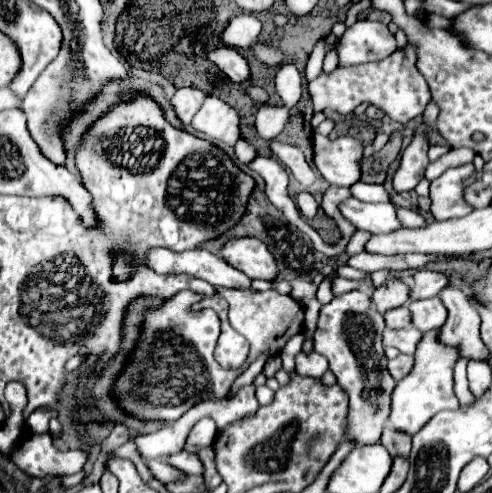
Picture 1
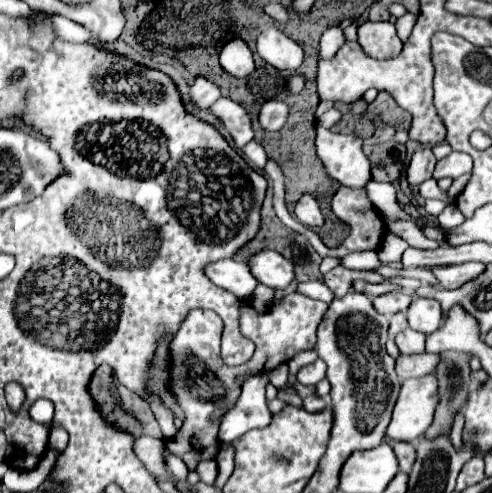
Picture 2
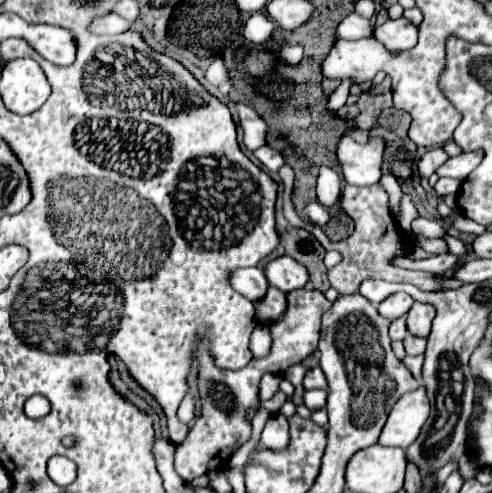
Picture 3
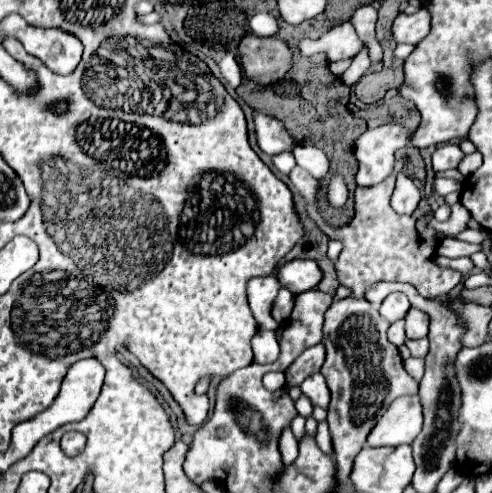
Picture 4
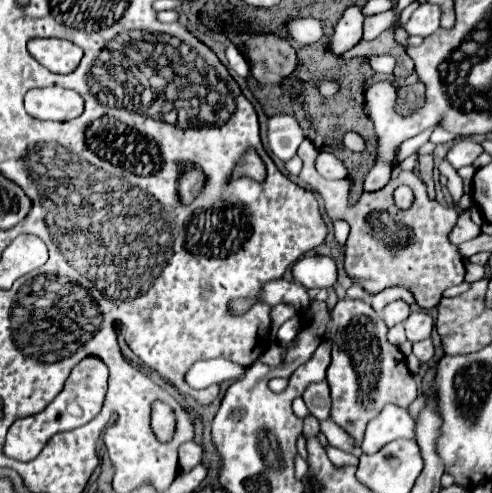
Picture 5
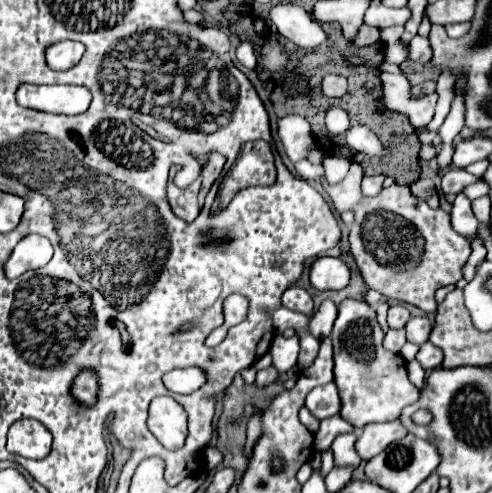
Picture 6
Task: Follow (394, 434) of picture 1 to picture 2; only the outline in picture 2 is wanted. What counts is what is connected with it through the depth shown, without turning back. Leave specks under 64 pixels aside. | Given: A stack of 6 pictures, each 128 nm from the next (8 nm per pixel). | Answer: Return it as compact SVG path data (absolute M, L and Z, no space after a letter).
M386 438L386 442L392 446L392 450L394 450L396 458L398 458L400 470L402 470L402 472L410 472L410 468L412 468L412 460L416 458L414 444L412 444L412 442L400 442L400 440L392 440L392 438Z

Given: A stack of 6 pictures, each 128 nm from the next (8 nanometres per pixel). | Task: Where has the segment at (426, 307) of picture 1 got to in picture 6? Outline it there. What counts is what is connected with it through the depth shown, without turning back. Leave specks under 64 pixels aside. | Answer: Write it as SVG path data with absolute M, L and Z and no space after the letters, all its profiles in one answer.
M416 316L416 318L408 320L408 324L404 326L404 330L406 330L408 342L420 346L420 344L424 344L428 340L432 324L430 324L430 320L426 316Z

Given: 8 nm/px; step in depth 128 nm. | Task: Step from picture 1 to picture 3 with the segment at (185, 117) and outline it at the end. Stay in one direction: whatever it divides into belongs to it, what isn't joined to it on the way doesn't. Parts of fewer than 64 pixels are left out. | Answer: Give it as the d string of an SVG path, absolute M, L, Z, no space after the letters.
M216 58L216 60L208 66L208 70L206 70L206 80L208 80L212 86L216 86L224 96L228 94L228 90L230 90L230 78L228 78L228 72L226 72L224 62L222 62L220 58Z

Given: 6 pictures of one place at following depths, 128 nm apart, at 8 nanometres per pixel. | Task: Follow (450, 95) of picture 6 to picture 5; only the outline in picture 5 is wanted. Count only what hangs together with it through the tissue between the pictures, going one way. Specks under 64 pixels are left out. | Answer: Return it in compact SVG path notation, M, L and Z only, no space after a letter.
M428 128L428 130L424 130L422 134L418 134L418 136L410 138L410 140L406 140L406 142L400 146L400 152L398 152L400 162L402 162L402 160L406 160L410 154L414 154L422 144L426 144L426 142L428 142L428 138L430 138L430 134L432 134L432 128Z

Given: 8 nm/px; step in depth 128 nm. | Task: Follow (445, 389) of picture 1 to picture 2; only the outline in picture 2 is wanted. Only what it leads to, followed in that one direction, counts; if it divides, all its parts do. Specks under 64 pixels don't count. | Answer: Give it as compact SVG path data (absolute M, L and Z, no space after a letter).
M430 372L422 378L402 380L386 436L404 442L416 440L416 436L426 432L428 424L432 424L438 402L440 398L436 372Z

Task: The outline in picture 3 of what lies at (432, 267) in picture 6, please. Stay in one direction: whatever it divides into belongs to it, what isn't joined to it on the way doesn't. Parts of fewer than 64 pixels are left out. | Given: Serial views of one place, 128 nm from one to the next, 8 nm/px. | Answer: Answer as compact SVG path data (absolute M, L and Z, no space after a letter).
M282 166L278 170L278 176L282 178L282 184L284 184L284 218L294 228L304 228L304 230L312 232L326 251L336 250L342 254L342 262L328 272L330 286L336 288L340 294L354 294L354 292L358 292L360 282L366 280L366 278L378 278L378 280L386 280L386 282L410 282L410 284L418 286L420 290L438 290L440 288L440 284L432 278L430 272L410 272L410 270L402 270L402 268L390 266L394 256L400 256L400 254L404 254L410 248L410 242L406 242L406 240L402 240L398 236L398 226L396 226L396 222L394 222L394 218L392 218L392 214L388 210L388 196L386 196L386 192L384 192L384 188L380 184L372 184L372 186L365 187L348 184L344 186L339 204L343 211L351 217L356 228L354 228L352 236L348 236L346 240L330 242L326 238L326 234L318 226L302 220L294 212L294 206L292 206L292 200L290 200L292 180L294 180L292 168L290 166Z

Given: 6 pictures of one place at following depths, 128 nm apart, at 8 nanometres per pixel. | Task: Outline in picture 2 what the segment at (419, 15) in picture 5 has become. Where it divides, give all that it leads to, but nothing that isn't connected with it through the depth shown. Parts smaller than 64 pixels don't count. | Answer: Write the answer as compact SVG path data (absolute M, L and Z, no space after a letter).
M366 20L358 26L358 44L368 56L376 60L398 56L402 48L402 42L396 36L394 24L372 22L372 20Z

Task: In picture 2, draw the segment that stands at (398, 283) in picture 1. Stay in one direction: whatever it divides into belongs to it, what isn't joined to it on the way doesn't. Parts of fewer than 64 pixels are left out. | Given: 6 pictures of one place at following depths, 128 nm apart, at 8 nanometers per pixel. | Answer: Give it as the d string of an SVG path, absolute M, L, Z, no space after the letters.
M394 290L394 292L388 292L388 294L382 294L382 296L376 296L374 298L374 308L384 314L384 316L390 316L390 314L396 314L396 312L402 312L408 308L408 304L412 302L412 296L402 292L402 290Z

